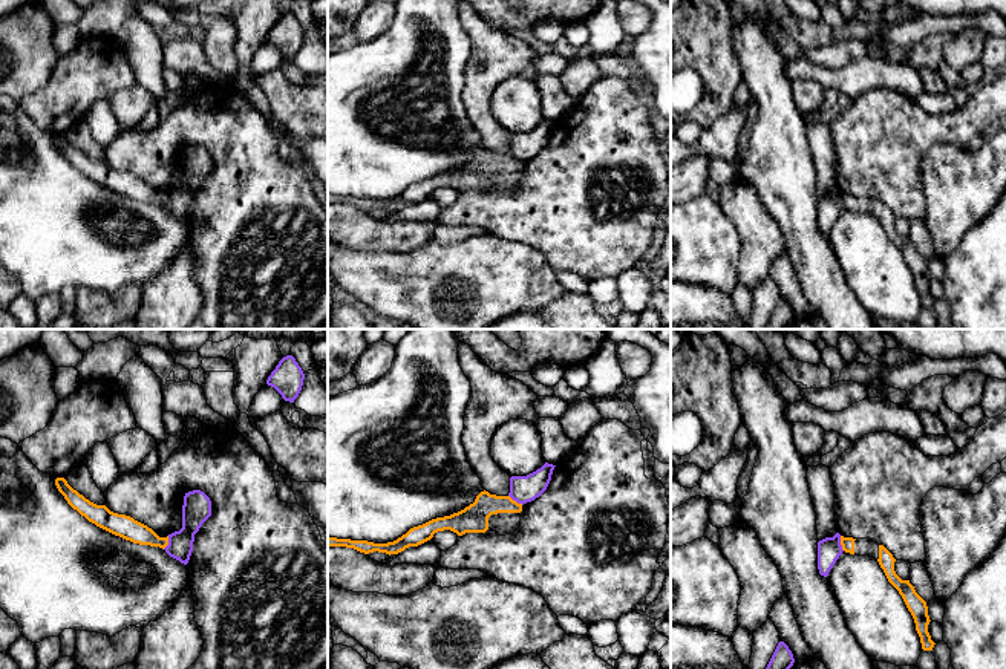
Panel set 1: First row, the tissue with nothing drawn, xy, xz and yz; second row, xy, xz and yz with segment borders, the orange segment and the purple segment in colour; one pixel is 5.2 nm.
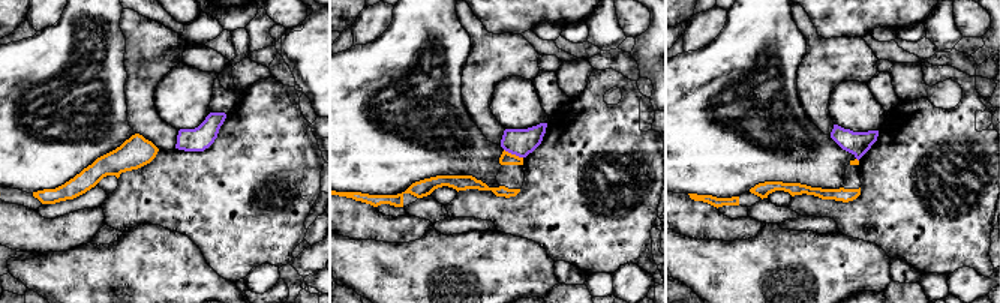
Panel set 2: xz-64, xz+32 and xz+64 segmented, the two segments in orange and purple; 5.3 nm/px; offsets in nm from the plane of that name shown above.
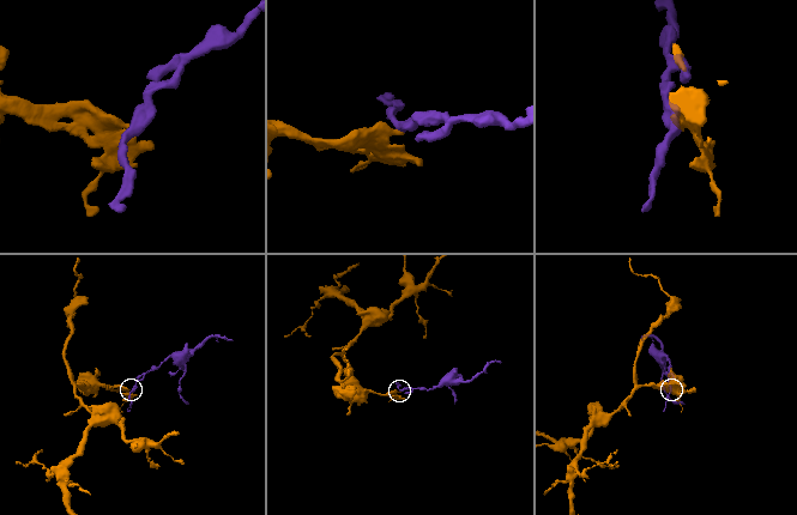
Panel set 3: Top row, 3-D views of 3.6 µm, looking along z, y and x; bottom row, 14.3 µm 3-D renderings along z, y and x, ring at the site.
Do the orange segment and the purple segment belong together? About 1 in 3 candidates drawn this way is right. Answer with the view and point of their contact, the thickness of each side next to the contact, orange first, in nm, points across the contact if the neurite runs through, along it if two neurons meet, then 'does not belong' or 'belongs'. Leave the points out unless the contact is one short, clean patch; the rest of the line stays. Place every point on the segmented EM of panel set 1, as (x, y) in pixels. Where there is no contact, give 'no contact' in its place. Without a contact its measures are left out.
yz (841, 544) | 70/130 nm | along yz (839, 536), (839, 544), (844, 550) | does not belong

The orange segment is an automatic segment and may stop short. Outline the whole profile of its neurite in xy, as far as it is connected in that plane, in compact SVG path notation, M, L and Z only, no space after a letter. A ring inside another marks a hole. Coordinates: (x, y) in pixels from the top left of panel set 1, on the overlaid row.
M57 478L55 485L67 504L96 527L139 545L165 548L168 536L159 537L152 528L130 516L110 511L106 505L96 505L73 490L64 478Z

